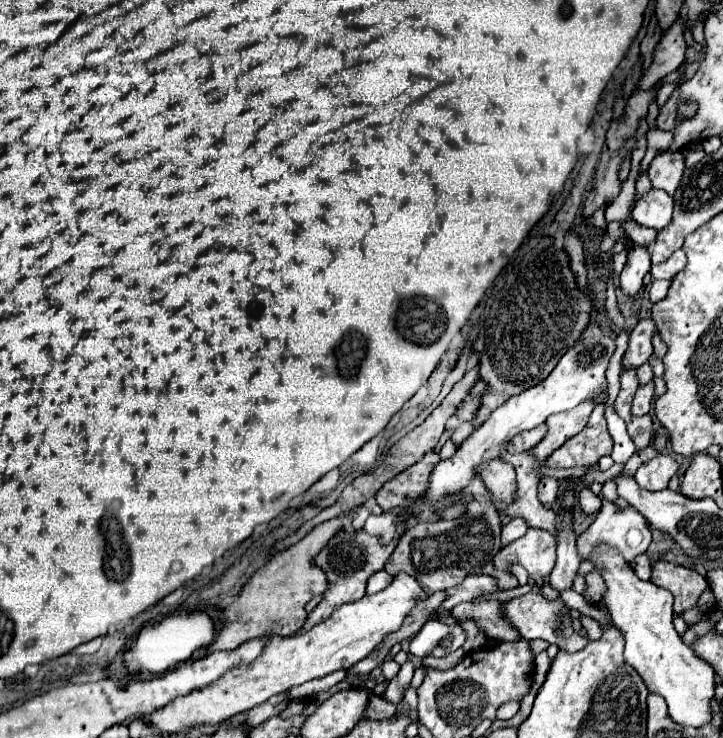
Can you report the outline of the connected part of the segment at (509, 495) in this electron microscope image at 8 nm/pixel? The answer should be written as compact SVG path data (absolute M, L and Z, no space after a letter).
M488 461L484 467L478 469L478 475L484 479L486 487L494 493L494 497L502 503L510 503L514 499L514 491L516 491L516 475L514 469L500 461Z

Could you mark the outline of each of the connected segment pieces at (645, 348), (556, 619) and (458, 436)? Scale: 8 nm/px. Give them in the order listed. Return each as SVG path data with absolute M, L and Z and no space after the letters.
M652 319L638 321L634 331L630 333L628 351L624 353L624 359L622 359L626 367L640 367L642 363L648 361L648 357L654 351L654 345L652 345L654 333L656 333L656 323L652 323Z
M530 591L530 593L522 595L522 597L514 597L514 599L506 601L506 603L502 603L502 617L524 639L544 639L548 643L556 643L564 651L578 651L578 649L582 649L588 643L588 639L584 635L578 635L576 631L572 631L568 607L564 605L562 599L548 601L540 593L532 593Z
M466 421L466 423L462 423L456 431L454 431L454 435L452 435L452 441L456 443L456 445L460 445L470 433L474 431L474 423L470 423L470 421Z

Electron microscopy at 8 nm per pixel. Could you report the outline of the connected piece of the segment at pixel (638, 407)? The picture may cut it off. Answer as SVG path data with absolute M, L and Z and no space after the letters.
M654 381L642 385L636 391L636 397L632 401L632 415L646 415L646 413L650 413L652 397L654 397Z

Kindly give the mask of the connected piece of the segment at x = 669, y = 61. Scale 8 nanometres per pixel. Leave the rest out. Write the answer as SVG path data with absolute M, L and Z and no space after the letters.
M686 9L682 11L680 19L662 35L662 41L658 43L656 53L654 53L652 67L646 69L638 81L640 89L650 89L656 81L660 81L662 77L676 71L682 65L686 57L684 31L686 31Z

